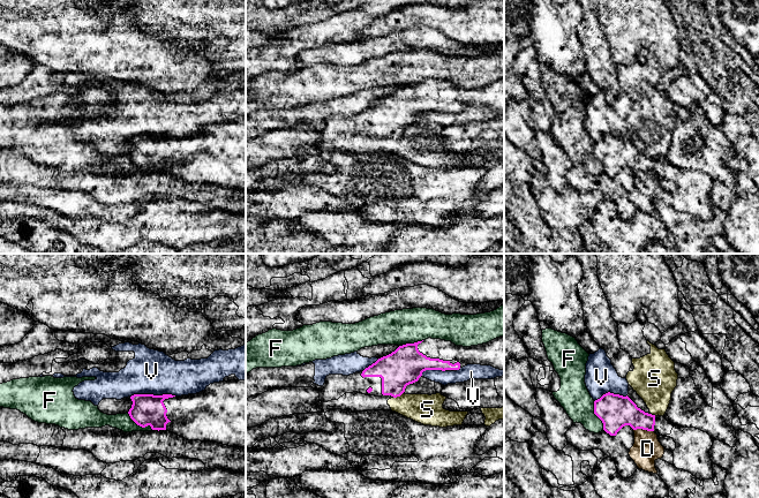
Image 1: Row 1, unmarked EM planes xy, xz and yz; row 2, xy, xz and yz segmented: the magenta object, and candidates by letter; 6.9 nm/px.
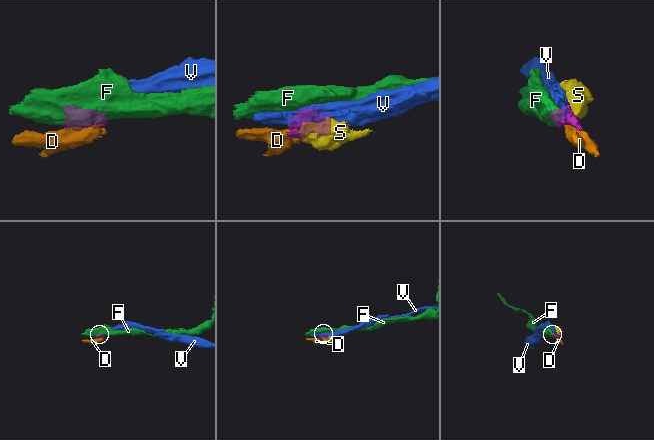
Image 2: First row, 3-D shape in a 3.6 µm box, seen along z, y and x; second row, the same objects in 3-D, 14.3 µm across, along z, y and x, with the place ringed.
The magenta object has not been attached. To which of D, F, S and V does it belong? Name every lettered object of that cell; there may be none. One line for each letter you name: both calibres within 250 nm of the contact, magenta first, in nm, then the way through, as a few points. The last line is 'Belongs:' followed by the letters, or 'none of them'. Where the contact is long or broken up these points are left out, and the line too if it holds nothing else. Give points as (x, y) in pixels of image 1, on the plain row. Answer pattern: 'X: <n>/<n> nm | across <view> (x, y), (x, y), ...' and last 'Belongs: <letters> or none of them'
Belongs: none of them

